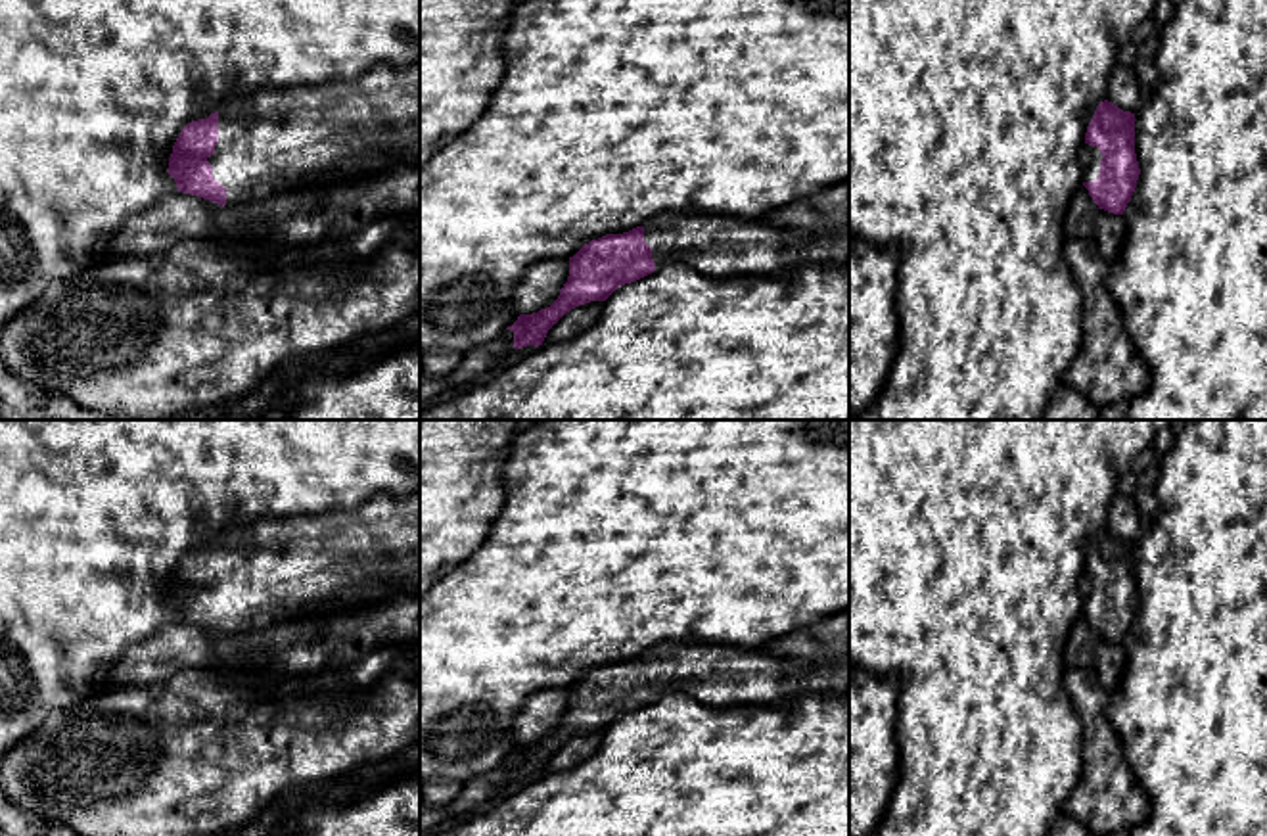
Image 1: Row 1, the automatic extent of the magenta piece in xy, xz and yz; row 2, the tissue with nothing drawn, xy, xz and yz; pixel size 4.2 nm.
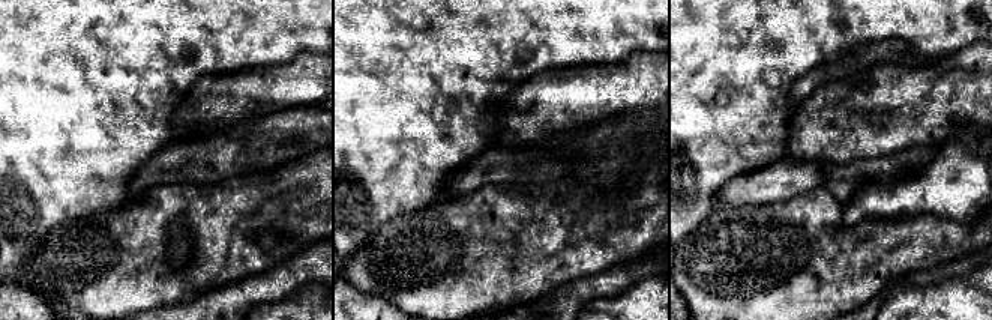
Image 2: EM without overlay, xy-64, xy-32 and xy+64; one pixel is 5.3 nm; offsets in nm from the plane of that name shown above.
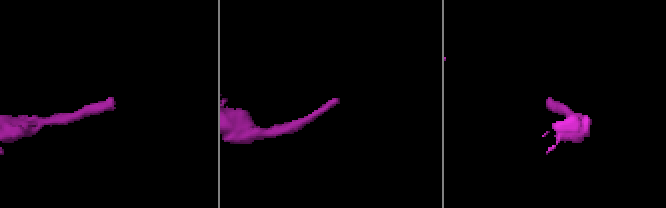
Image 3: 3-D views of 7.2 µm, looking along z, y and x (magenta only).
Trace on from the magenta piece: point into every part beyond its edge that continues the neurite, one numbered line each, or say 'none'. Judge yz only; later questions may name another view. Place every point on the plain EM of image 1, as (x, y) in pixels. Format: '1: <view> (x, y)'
1: yz (1091, 585)

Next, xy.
1: xy (269, 570)

